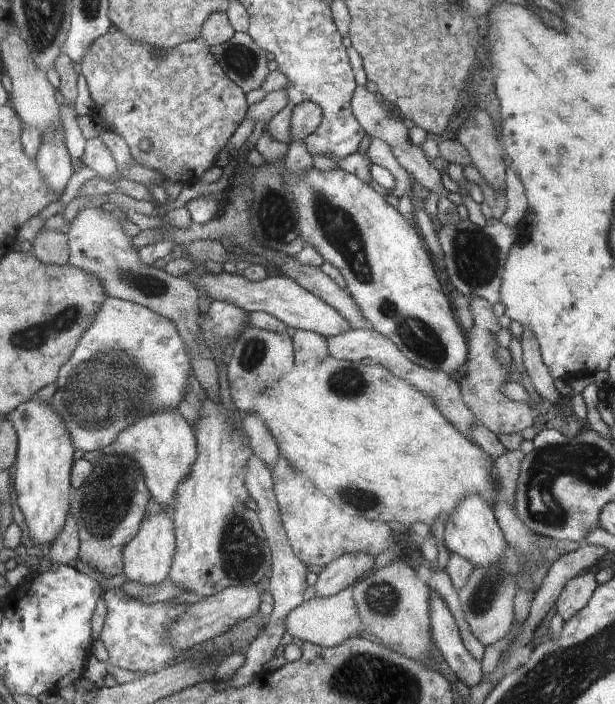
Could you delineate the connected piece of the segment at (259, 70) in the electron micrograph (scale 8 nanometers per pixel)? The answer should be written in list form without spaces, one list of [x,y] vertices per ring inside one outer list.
[[[236,32],[230,41],[210,47],[219,65],[244,91],[261,88],[268,74],[266,52],[247,32]]]

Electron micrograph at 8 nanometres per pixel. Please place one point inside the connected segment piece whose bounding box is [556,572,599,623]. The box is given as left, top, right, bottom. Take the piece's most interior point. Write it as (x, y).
(573, 597)

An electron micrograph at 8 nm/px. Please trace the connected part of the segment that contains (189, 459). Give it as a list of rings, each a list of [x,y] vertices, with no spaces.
[[[166,408],[146,414],[126,430],[122,430],[106,451],[110,454],[126,454],[136,460],[136,464],[143,470],[144,482],[147,482],[148,490],[151,491],[153,503],[158,504],[160,508],[174,505],[176,492],[180,484],[188,478],[188,474],[191,474],[192,466],[199,454],[191,423],[178,410],[166,410]]]

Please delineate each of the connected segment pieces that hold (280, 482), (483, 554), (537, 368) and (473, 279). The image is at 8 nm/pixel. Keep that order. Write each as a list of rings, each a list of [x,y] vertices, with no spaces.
[[[282,454],[276,460],[276,466],[271,470],[274,482],[274,494],[280,510],[280,516],[288,542],[294,554],[308,567],[324,568],[336,558],[344,554],[366,552],[378,556],[394,544],[394,530],[382,521],[364,520],[358,516],[344,514],[342,508],[337,507],[327,495],[322,494],[308,478],[294,470]]]
[[[464,496],[464,500],[458,504],[458,508],[448,514],[447,520],[439,529],[440,541],[450,550],[456,552],[462,558],[470,560],[474,566],[490,566],[498,562],[506,552],[506,540],[503,531],[500,530],[499,521],[495,517],[488,500],[482,496]]]
[[[522,326],[522,328],[519,340],[523,353],[522,362],[526,367],[527,375],[530,376],[535,390],[542,396],[542,399],[556,404],[560,400],[560,394],[554,387],[555,380],[552,378],[550,370],[542,362],[538,340],[530,328],[526,328],[526,326]]]
[[[469,219],[458,220],[457,224],[448,224],[438,229],[437,236],[452,286],[466,297],[483,298],[493,305],[500,301],[502,270],[507,264],[508,250],[515,245],[516,231],[515,226],[506,226],[501,220],[492,226],[488,224],[480,227]]]

